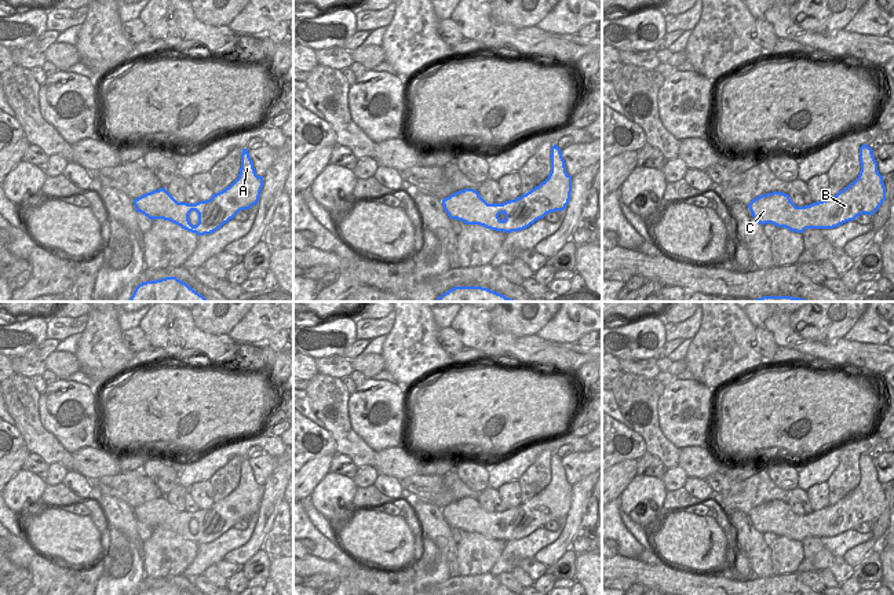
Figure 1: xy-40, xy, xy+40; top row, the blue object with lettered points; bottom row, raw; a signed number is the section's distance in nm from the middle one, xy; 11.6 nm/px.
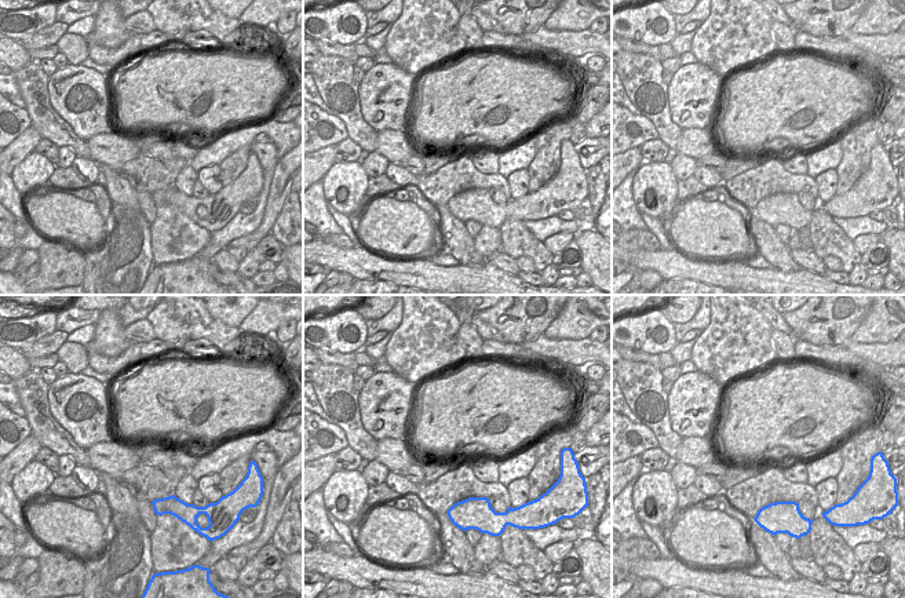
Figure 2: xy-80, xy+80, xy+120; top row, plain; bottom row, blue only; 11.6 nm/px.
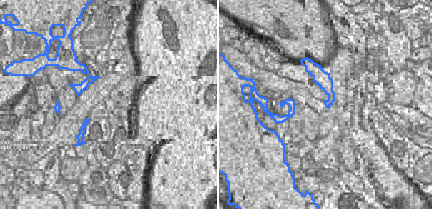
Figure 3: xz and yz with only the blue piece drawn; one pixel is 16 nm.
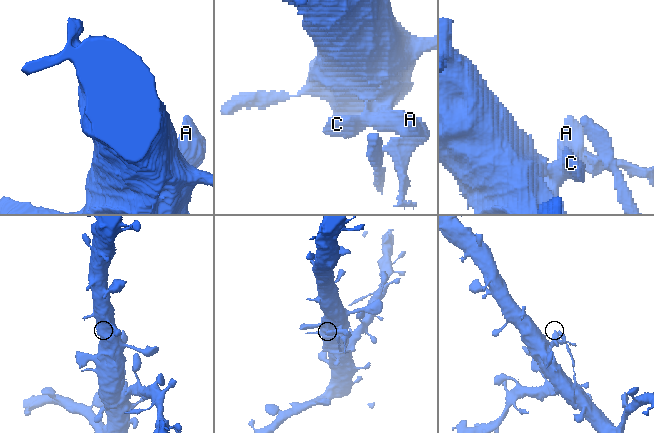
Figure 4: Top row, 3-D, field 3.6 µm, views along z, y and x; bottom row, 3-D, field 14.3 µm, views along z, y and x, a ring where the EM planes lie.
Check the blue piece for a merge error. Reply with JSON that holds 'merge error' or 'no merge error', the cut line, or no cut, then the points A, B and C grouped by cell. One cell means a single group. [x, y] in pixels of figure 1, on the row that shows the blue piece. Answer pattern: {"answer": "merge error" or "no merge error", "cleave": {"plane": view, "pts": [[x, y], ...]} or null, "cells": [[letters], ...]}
{"answer": "no merge error", "cleave": null, "cells": [["A", "B", "C"]]}

